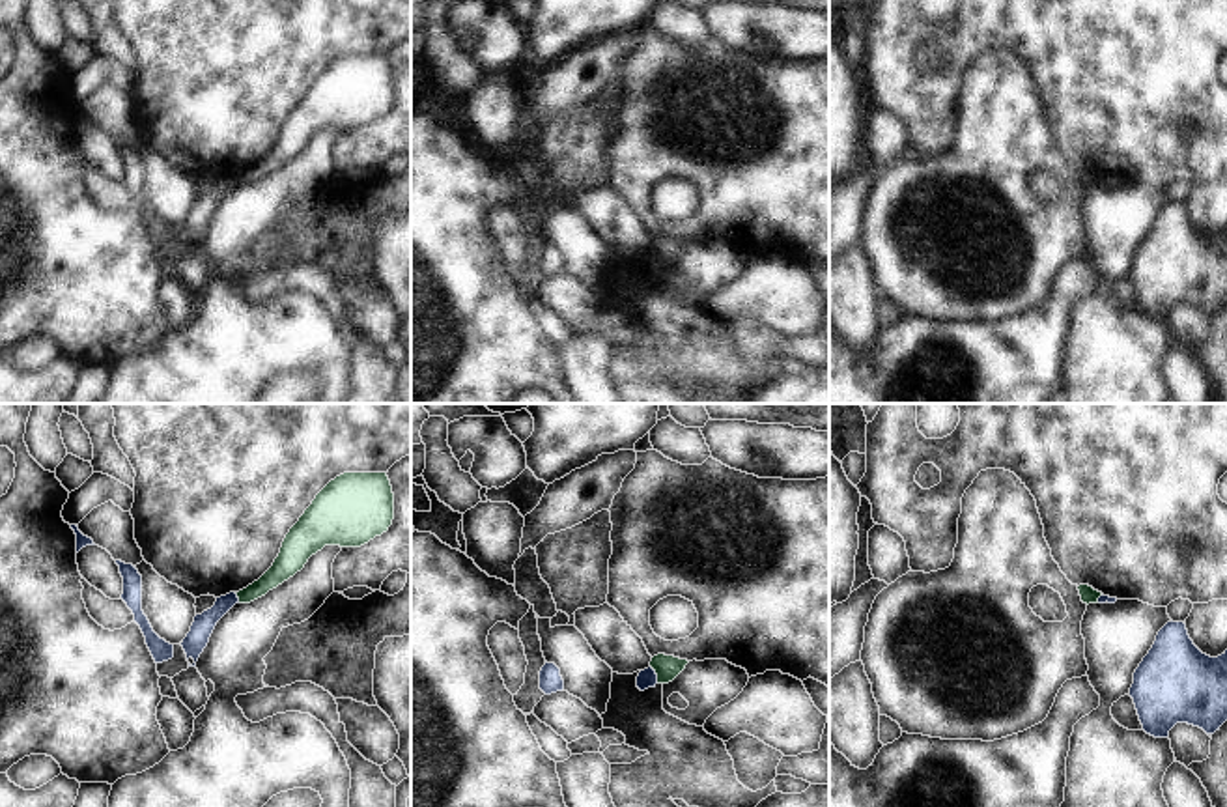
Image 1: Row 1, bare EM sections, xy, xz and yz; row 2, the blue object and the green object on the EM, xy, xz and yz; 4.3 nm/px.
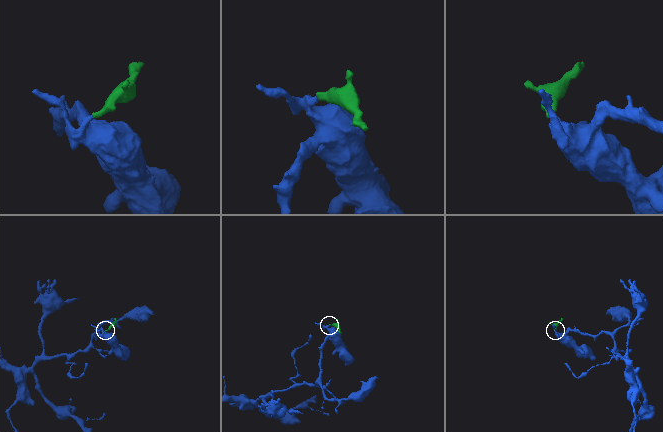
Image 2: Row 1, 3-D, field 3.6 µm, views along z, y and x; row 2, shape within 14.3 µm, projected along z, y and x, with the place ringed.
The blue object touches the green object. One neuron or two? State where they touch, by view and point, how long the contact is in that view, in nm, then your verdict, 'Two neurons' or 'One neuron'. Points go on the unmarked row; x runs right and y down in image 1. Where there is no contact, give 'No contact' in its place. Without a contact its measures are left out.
Touches blue at xz (656, 256). Shared border 90 nm. Two neurons.

